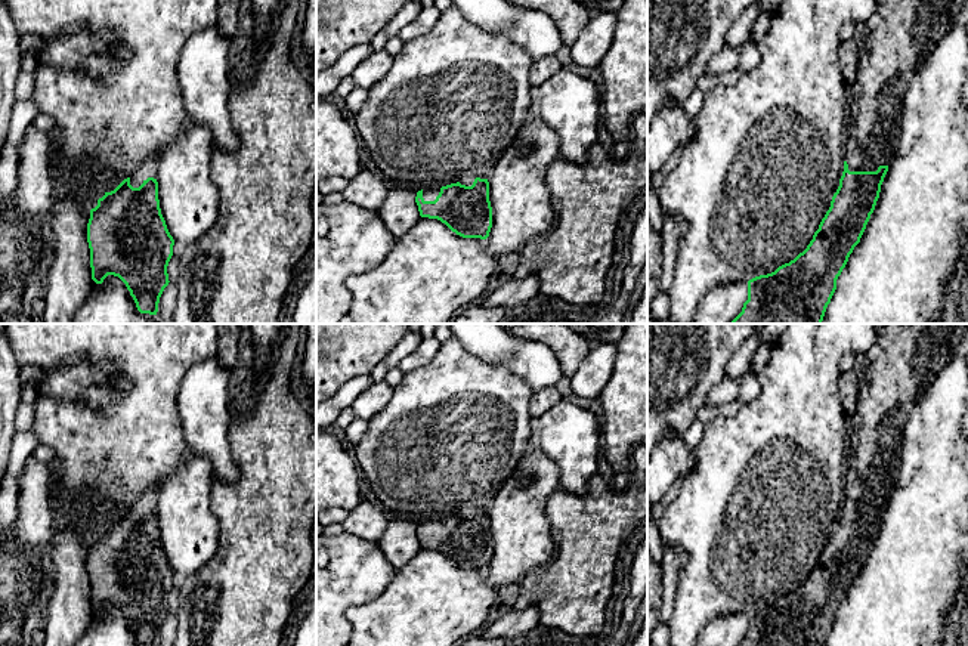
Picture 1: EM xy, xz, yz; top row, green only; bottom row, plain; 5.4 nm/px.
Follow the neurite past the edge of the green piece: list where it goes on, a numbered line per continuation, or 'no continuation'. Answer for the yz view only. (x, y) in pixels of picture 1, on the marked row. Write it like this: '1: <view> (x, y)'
1: yz (891, 40)

